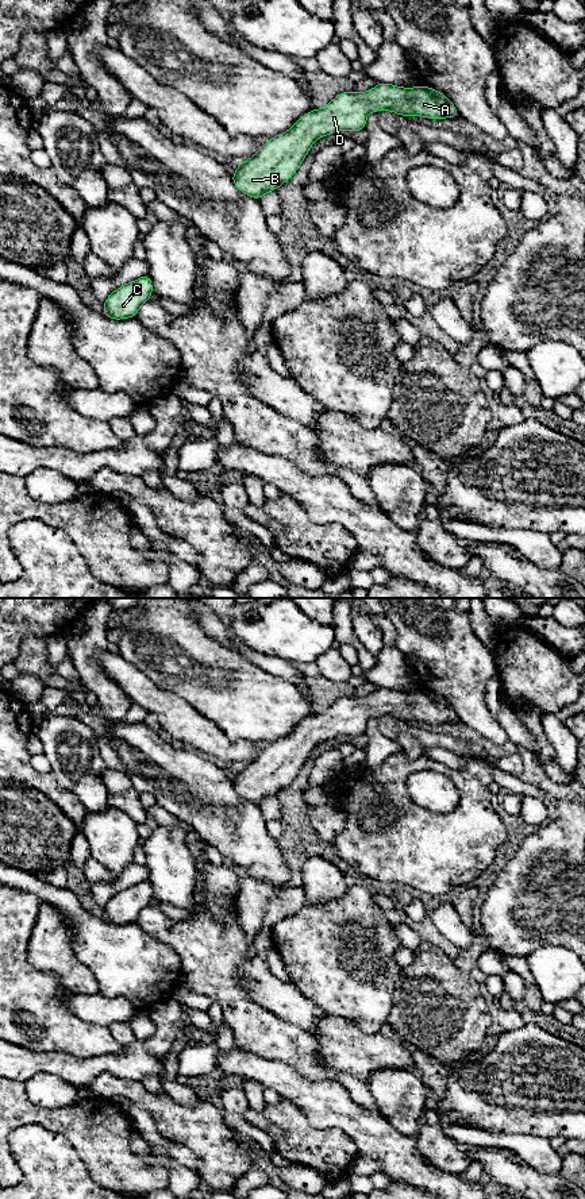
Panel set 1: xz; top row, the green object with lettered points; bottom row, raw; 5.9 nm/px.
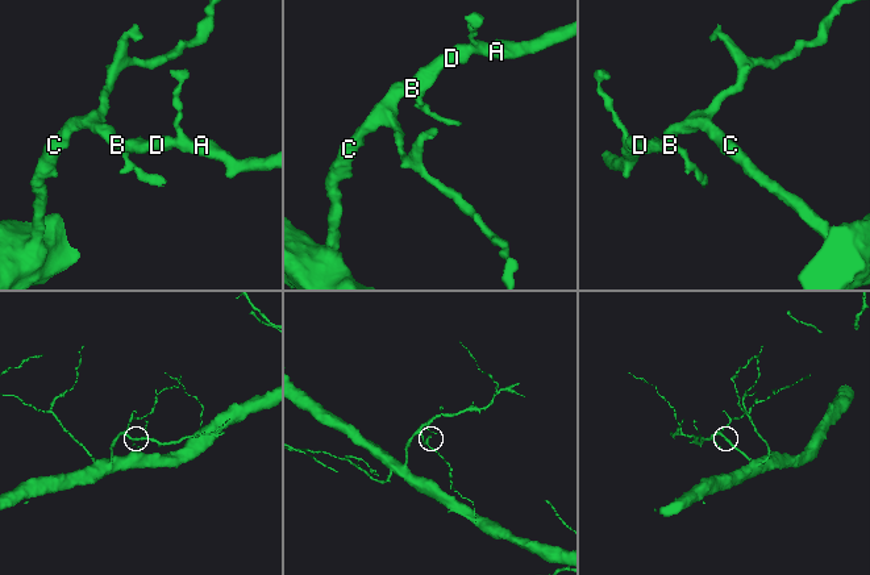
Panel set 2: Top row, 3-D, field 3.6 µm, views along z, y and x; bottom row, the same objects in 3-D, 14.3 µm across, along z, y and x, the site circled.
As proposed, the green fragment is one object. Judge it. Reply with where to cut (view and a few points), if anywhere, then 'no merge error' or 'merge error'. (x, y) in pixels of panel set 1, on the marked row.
cut none; no merge error

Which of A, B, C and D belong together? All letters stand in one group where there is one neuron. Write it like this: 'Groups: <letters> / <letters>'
Groups: A B C D

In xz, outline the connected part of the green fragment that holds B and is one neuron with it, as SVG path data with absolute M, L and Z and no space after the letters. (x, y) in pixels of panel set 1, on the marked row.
M378 82L365 93L342 92L323 108L307 112L288 131L270 138L250 159L240 162L231 176L234 185L259 200L290 180L319 138L339 130L365 130L366 117L373 111L428 119L458 116L457 107L442 92L424 85L404 88Z

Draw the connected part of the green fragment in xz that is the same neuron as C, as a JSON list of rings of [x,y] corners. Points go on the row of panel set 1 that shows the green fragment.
[[[149,274],[115,289],[104,301],[103,315],[113,320],[135,317],[139,308],[150,301],[153,282]]]

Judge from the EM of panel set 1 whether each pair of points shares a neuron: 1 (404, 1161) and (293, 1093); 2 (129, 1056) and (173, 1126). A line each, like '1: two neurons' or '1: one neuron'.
1: one neuron
2: two neurons

